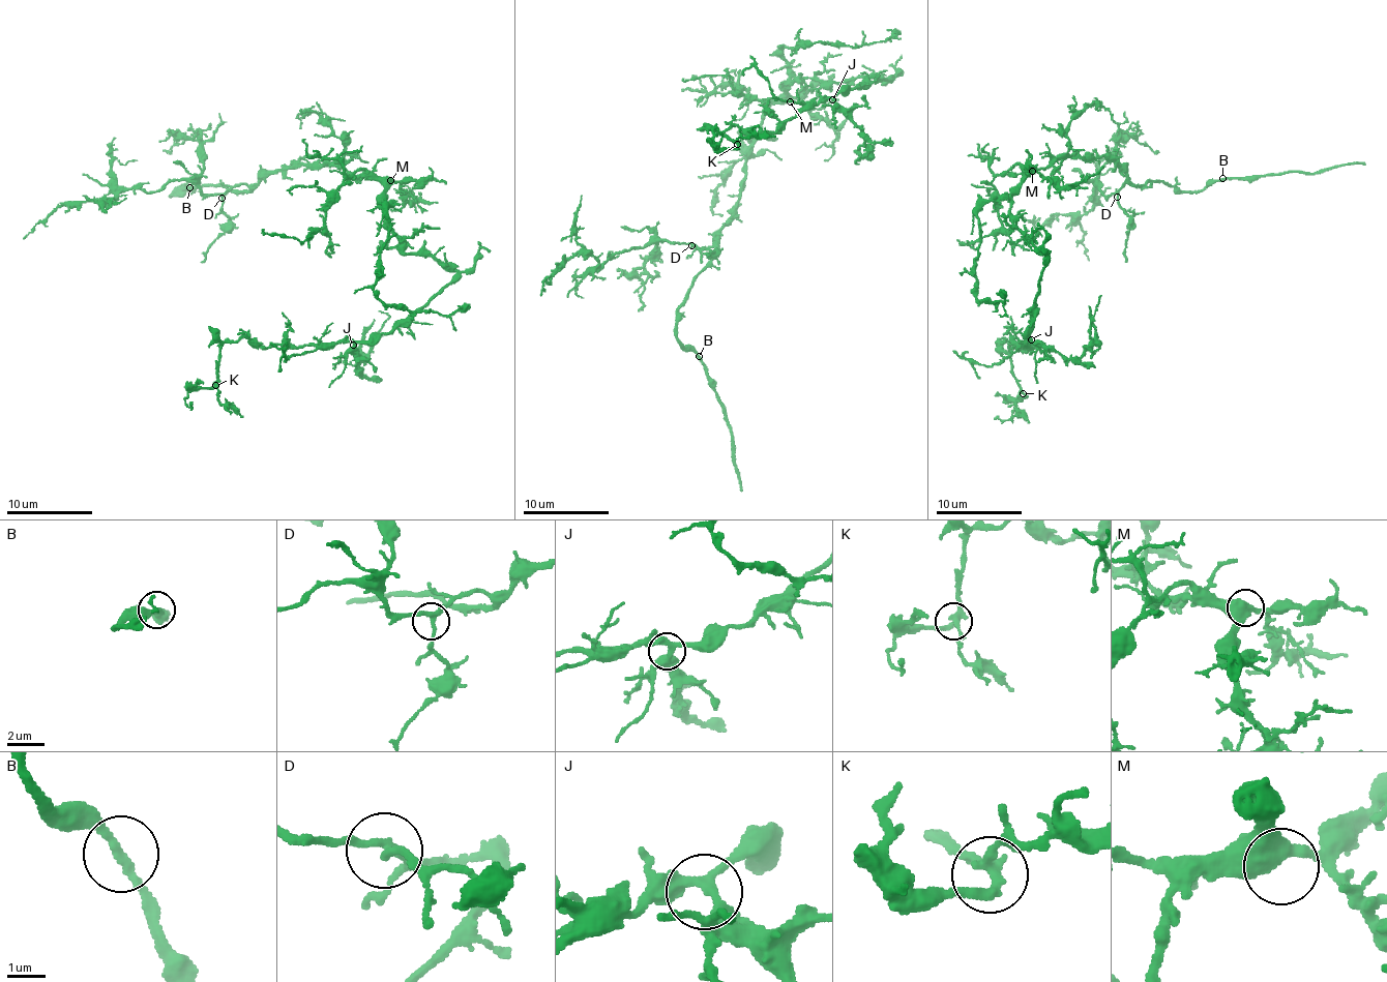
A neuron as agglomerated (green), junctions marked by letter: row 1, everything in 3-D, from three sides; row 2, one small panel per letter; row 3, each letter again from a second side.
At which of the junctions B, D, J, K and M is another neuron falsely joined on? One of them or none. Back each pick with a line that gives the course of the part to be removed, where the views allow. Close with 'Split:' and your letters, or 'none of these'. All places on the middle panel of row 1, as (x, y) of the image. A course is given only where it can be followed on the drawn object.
Split: none of these

